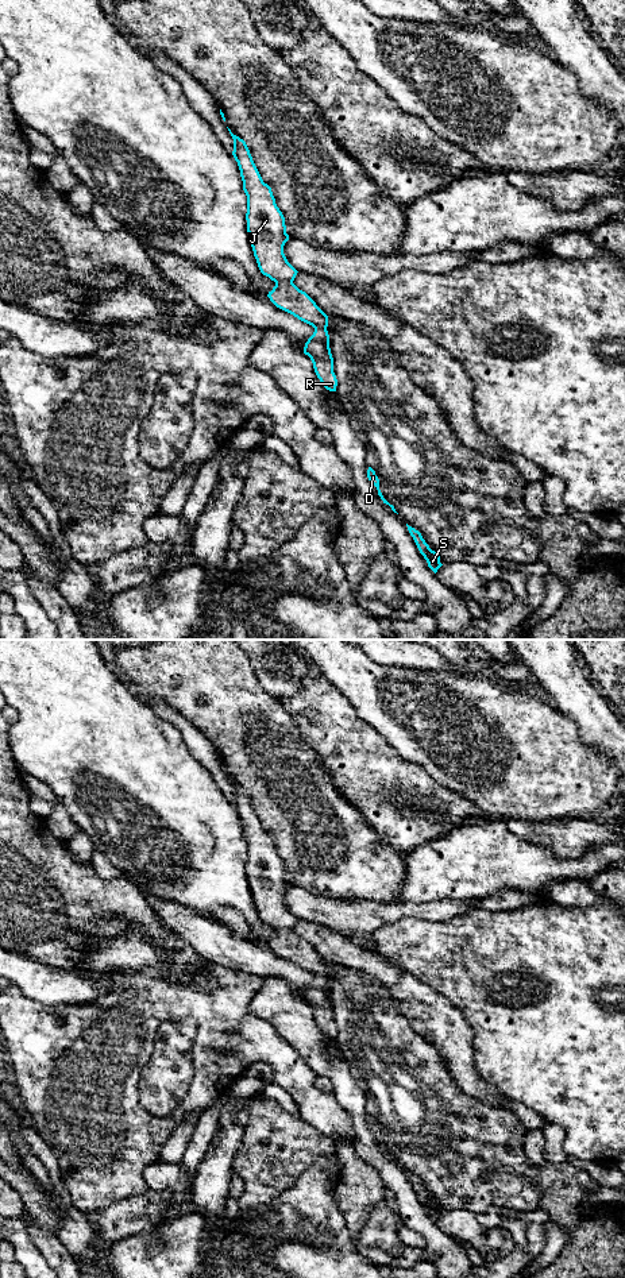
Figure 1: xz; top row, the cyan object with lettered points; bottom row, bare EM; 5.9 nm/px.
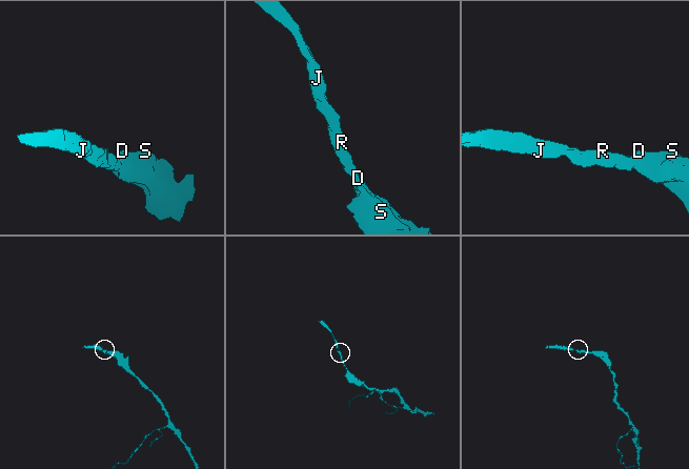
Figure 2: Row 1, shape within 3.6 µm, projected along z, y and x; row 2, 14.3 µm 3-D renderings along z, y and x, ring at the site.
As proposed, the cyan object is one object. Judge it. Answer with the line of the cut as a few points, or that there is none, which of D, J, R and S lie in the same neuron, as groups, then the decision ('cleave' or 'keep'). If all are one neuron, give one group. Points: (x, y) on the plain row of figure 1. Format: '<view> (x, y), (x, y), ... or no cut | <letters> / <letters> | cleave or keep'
no cut | D J R S | keep

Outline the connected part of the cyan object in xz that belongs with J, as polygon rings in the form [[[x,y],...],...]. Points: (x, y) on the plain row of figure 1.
[[[228,776],[234,787],[232,803],[238,810],[240,825],[243,829],[243,838],[247,843],[247,880],[250,891],[256,907],[261,920],[275,930],[275,934],[269,939],[267,945],[279,957],[293,962],[298,968],[312,973],[315,976],[313,982],[308,987],[304,995],[304,1001],[308,1003],[313,1011],[315,1020],[324,1035],[329,1039],[336,1039],[337,1027],[333,1020],[333,1005],[329,996],[329,982],[327,978],[328,964],[316,953],[316,950],[294,931],[297,918],[288,910],[283,901],[283,893],[289,888],[286,881],[285,865],[275,852],[271,835],[263,830],[250,798],[243,787],[234,783]]]

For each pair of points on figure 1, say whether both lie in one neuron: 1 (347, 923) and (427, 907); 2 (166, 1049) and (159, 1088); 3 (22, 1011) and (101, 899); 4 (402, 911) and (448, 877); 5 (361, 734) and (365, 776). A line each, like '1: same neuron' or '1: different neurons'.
1: same neuron
2: same neuron
3: different neurons
4: different neurons
5: same neuron

